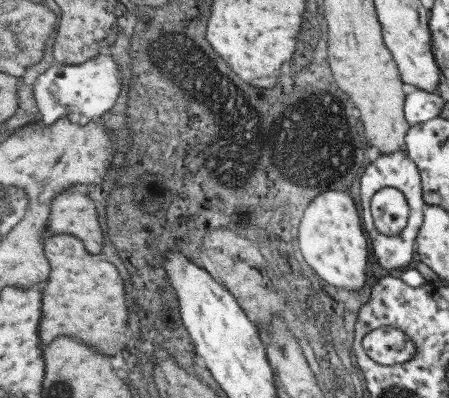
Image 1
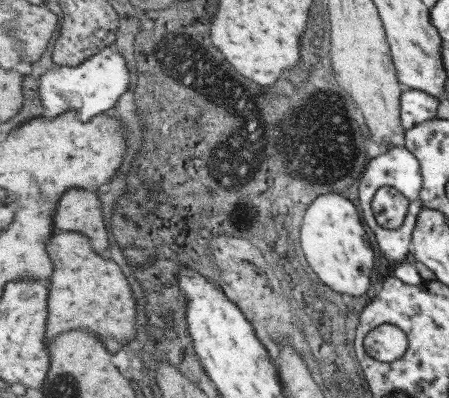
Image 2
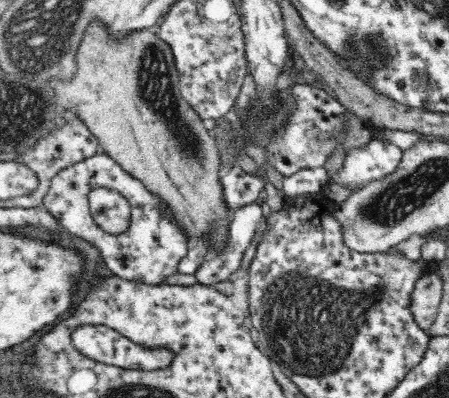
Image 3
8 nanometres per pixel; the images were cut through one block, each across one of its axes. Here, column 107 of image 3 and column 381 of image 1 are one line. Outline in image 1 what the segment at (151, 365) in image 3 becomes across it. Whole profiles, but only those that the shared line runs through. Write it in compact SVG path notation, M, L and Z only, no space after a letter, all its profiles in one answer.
M381 326L367 332L363 338L363 348L373 362L383 366L407 362L415 354L411 338L393 326Z

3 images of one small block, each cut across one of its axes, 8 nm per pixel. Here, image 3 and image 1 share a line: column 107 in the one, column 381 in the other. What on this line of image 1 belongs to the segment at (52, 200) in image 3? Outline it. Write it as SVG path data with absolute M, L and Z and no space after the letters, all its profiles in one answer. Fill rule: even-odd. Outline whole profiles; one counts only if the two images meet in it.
M391 152L391 154L383 154L379 156L377 160L373 160L365 172L361 174L359 178L359 204L361 204L361 218L363 218L363 224L365 224L365 230L367 230L367 236L371 240L371 252L373 252L373 260L385 268L389 274L395 274L397 270L405 268L407 262L411 260L413 252L415 252L415 238L417 238L417 230L421 228L421 222L423 222L423 210L425 210L425 204L421 200L421 176L419 176L419 170L417 170L417 164L411 162L407 158L407 152ZM379 188L397 188L403 198L407 200L407 206L409 206L409 218L407 218L407 226L399 232L399 234L393 234L393 236L387 236L387 234L381 234L375 224L373 224L373 216L371 216L371 198L373 194L379 190Z

